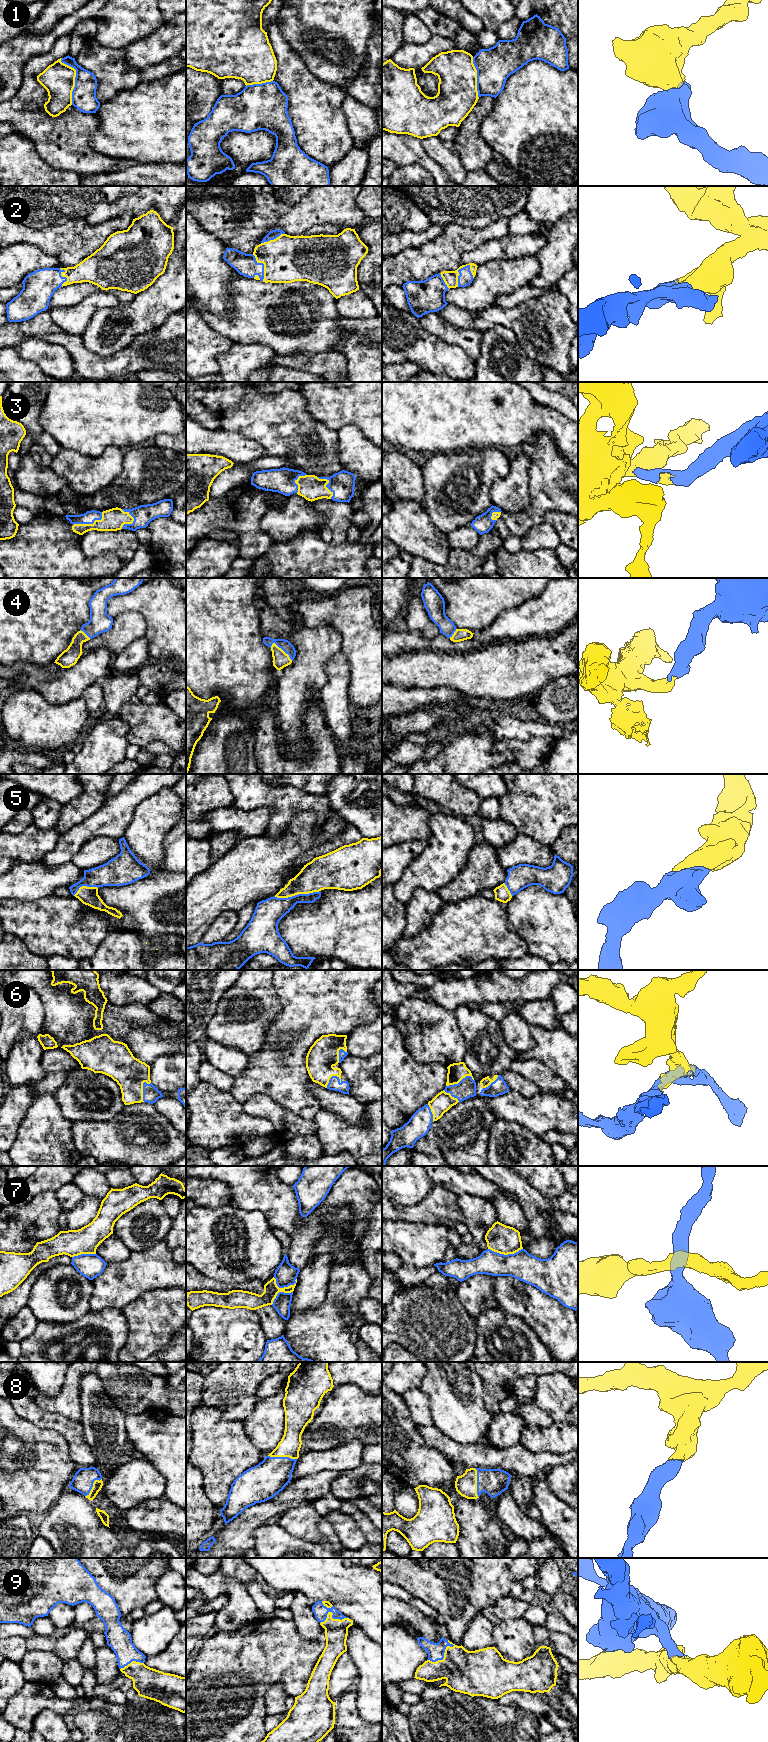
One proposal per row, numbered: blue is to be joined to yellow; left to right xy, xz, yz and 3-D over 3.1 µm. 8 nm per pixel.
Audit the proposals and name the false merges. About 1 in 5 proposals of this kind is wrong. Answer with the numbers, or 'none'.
1, 7

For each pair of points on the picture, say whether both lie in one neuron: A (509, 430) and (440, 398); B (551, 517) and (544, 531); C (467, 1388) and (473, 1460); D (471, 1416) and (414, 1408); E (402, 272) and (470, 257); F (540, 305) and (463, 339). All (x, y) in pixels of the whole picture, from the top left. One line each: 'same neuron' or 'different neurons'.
A: same neuron
B: different neurons
C: different neurons
D: different neurons
E: different neurons
F: different neurons

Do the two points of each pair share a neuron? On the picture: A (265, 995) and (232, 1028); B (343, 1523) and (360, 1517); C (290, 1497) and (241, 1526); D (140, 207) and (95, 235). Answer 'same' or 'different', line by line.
A: same
B: different
C: same
D: different

